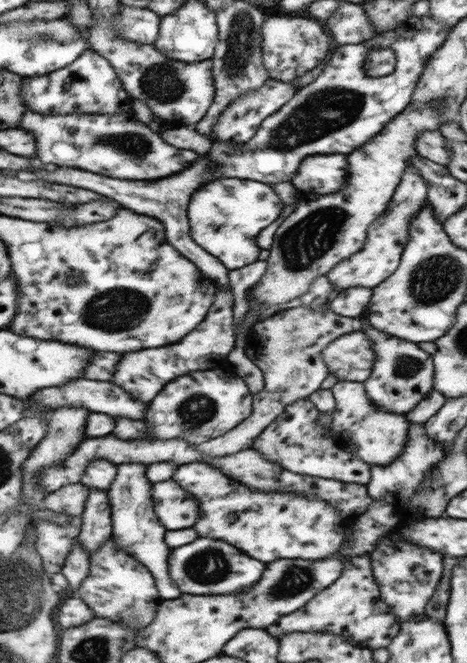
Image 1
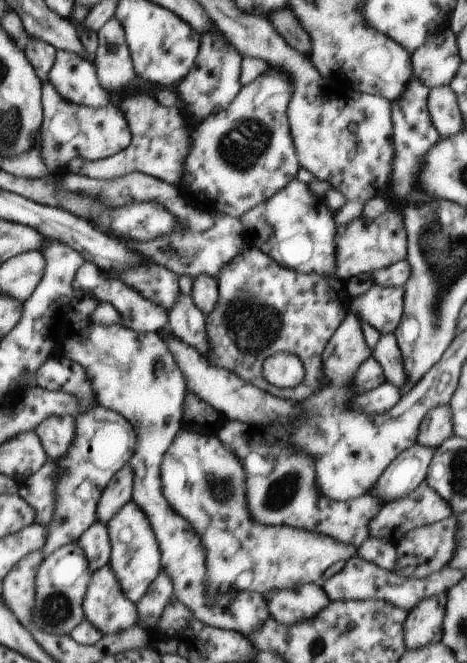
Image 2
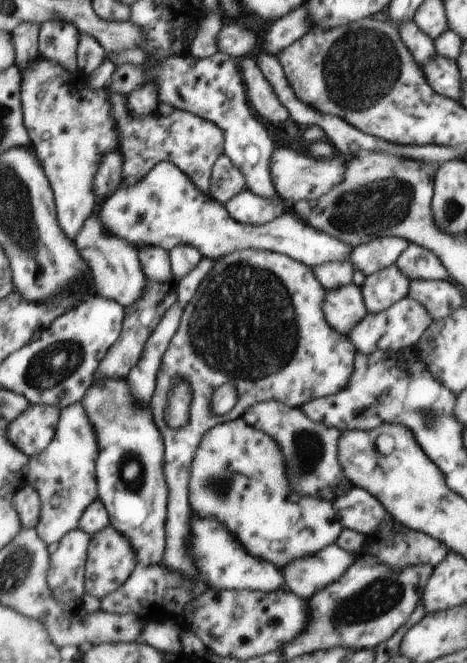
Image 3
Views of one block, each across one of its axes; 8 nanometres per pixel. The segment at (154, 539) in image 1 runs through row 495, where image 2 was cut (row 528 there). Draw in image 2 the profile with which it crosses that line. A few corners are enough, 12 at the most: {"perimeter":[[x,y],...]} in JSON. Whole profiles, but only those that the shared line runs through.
{"perimeter":[[132,502],[107,528],[109,566],[138,603],[163,570],[160,544]]}

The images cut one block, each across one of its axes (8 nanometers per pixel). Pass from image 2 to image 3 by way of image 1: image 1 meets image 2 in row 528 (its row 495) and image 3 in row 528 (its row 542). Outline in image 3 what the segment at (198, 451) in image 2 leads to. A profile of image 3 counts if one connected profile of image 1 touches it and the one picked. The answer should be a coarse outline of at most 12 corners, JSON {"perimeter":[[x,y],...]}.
{"perimeter":[[242,418],[206,432],[189,503],[278,568],[334,544]]}

